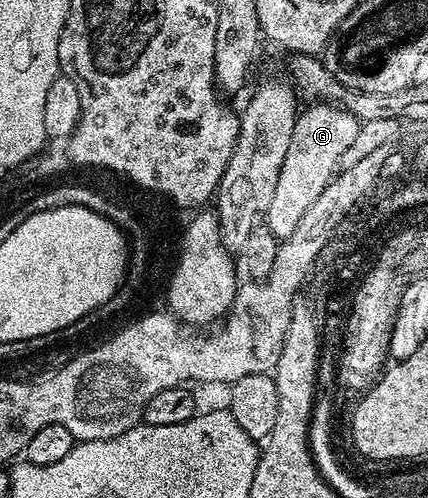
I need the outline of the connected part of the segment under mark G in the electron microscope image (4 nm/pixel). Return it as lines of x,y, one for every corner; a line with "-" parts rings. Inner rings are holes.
330,102
312,103
304,112
302,109
296,115
293,138
289,138
289,150
285,150
285,162
281,162
281,174
278,175
277,186
273,189
273,202
269,202
269,210
265,217
267,227
276,237
282,238
293,234
293,230
297,230
297,222
301,222
309,206
317,202
321,192
329,186
335,173
339,171
345,150
349,150
349,146
357,142
357,130
360,123
360,120
353,114
349,114
343,108

